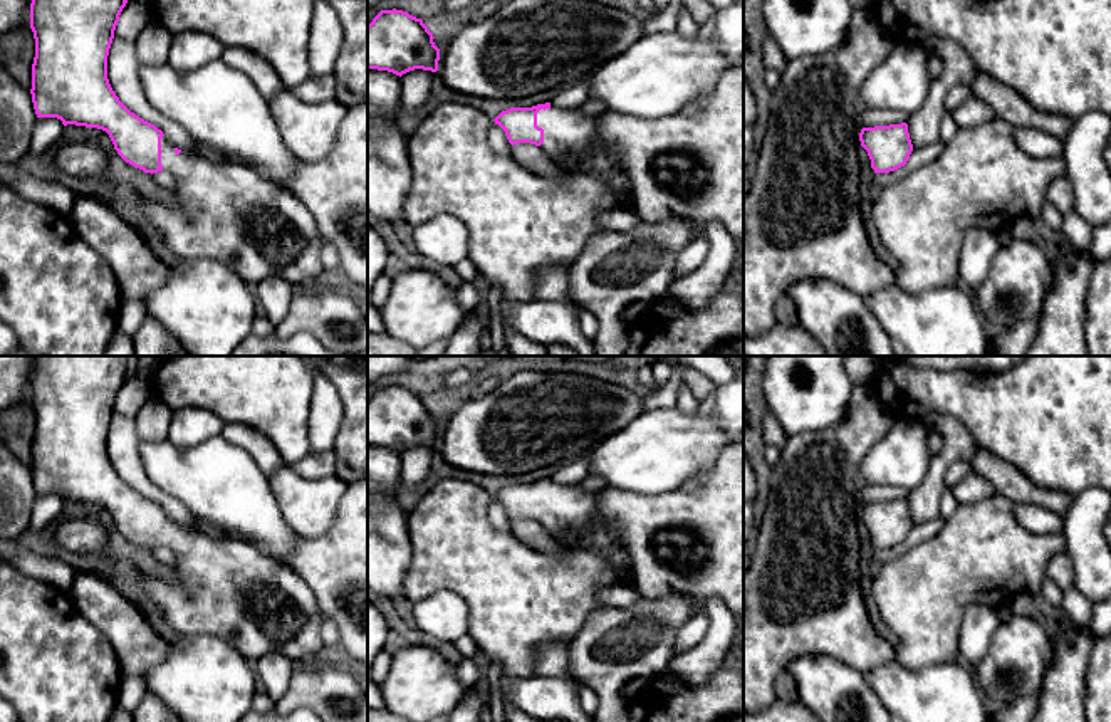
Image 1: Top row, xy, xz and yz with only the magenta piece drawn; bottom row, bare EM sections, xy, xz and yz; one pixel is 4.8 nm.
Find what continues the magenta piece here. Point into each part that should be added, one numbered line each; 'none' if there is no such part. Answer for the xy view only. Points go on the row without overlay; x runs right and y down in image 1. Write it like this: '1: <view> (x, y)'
1: xy (227, 588)

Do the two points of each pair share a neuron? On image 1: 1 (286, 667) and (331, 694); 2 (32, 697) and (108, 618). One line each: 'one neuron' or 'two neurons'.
1: two neurons
2: two neurons

